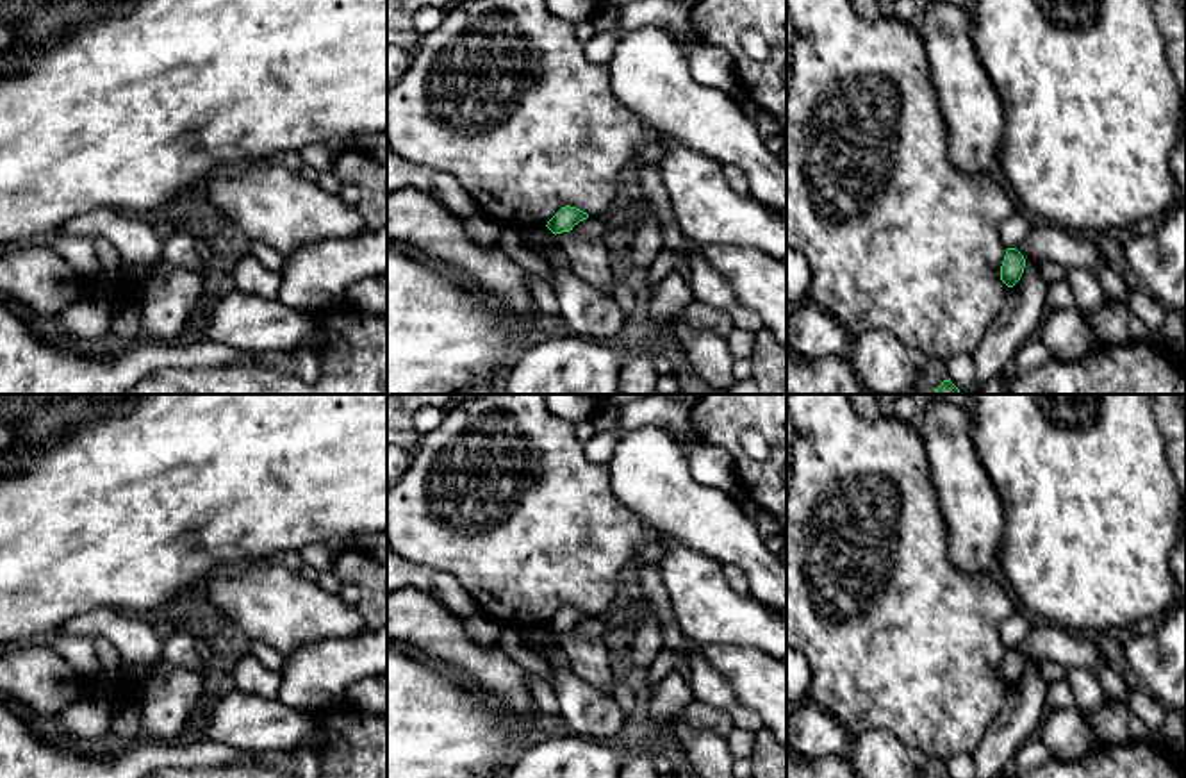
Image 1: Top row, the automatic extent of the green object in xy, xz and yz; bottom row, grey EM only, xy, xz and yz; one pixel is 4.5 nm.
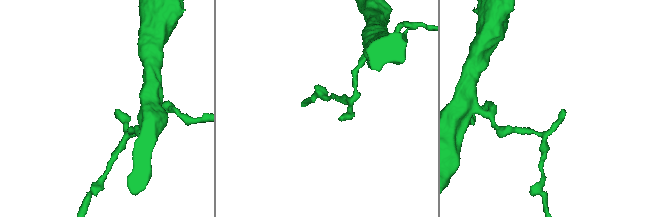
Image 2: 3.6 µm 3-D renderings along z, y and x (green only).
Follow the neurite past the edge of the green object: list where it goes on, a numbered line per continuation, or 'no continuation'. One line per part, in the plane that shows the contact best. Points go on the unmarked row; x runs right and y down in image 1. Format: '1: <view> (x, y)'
no continuation

